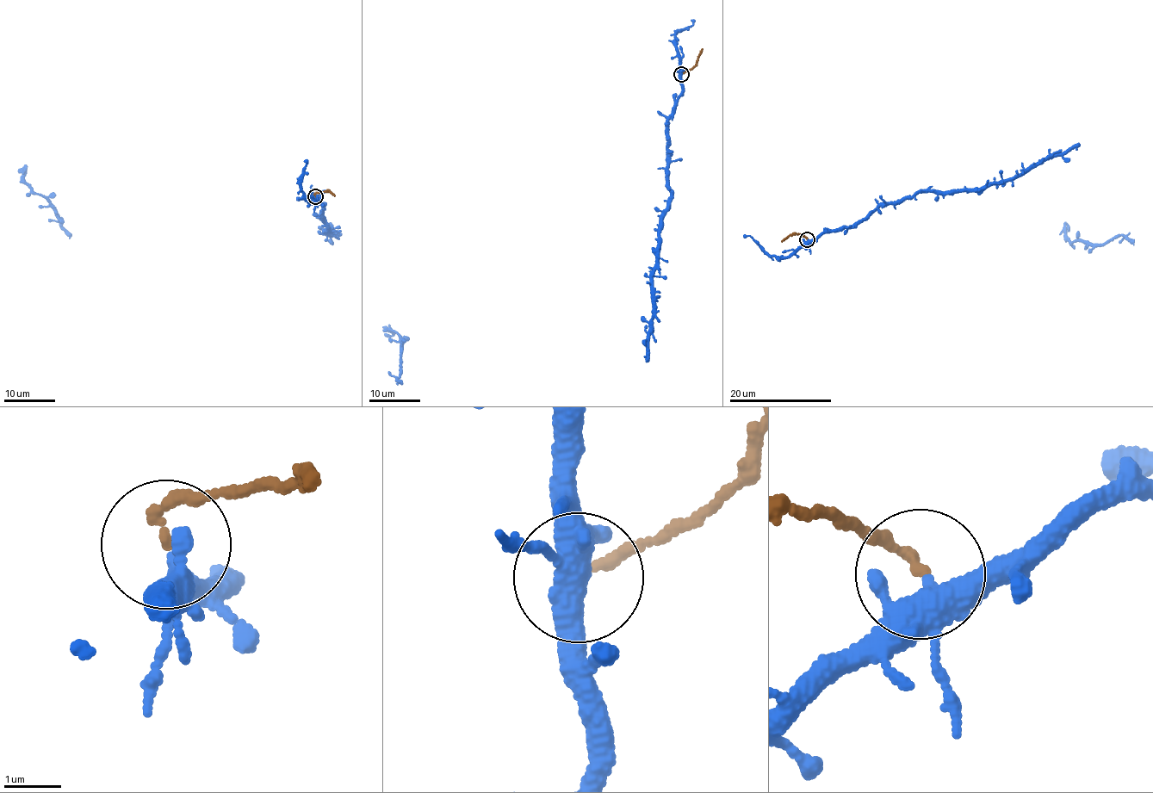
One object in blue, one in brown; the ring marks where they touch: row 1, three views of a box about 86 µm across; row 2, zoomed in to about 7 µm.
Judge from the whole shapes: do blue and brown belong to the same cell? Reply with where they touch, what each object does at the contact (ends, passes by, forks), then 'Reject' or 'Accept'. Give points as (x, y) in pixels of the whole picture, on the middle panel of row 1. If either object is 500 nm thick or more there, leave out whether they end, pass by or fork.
Place: (681, 74). At the ring blue forks. At the ring brown ends. Reject

